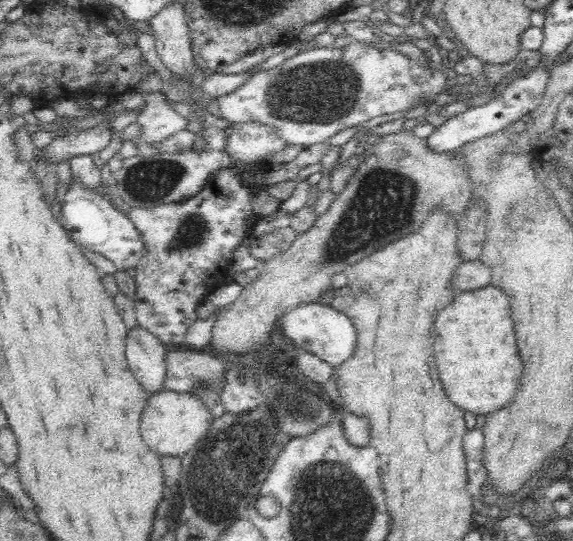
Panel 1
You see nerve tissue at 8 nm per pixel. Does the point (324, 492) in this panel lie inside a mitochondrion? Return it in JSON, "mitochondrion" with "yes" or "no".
{"mitochondrion":"yes"}

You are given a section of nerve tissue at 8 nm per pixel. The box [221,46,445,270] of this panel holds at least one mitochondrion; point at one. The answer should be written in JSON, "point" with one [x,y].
{"point":[295,94]}

